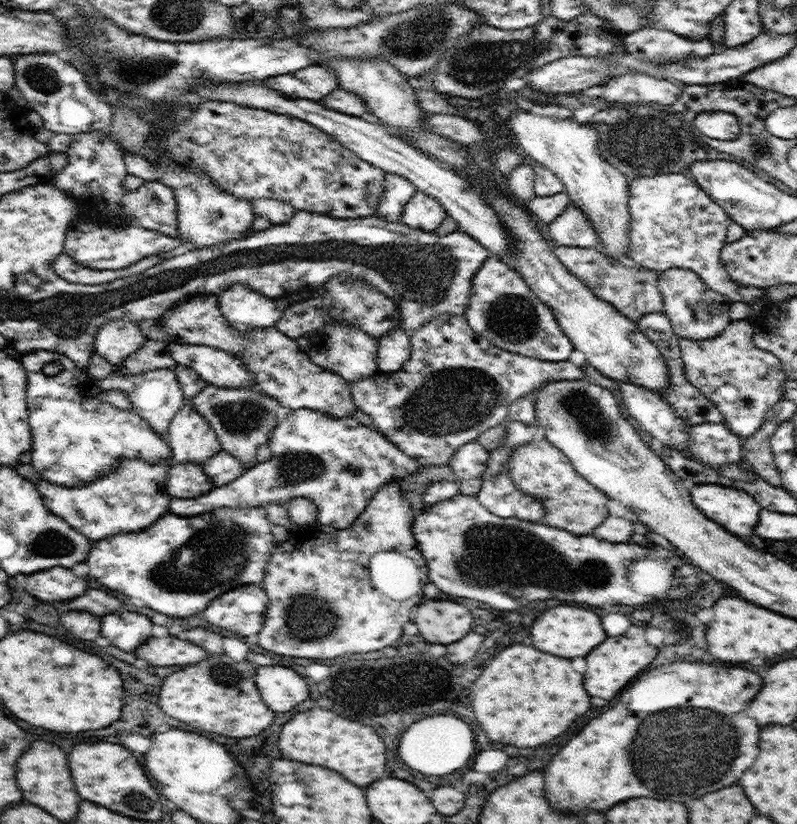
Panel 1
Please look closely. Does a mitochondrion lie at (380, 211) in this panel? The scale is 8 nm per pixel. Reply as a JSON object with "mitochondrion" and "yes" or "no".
{"mitochondrion":"no"}

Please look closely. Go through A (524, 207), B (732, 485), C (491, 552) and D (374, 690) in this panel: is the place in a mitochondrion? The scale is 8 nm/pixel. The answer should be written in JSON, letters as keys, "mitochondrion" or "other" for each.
{"A":"other","B":"other","C":"mitochondrion","D":"mitochondrion"}

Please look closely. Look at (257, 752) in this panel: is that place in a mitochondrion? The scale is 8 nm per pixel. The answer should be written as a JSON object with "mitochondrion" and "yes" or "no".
{"mitochondrion":"no"}

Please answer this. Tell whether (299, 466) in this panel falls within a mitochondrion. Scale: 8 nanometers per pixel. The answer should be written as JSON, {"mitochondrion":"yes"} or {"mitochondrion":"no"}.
{"mitochondrion":"yes"}

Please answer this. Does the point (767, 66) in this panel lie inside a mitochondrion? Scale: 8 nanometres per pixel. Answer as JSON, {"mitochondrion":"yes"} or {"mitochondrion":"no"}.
{"mitochondrion":"no"}

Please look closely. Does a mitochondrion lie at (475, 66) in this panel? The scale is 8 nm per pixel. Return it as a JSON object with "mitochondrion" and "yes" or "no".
{"mitochondrion":"yes"}

